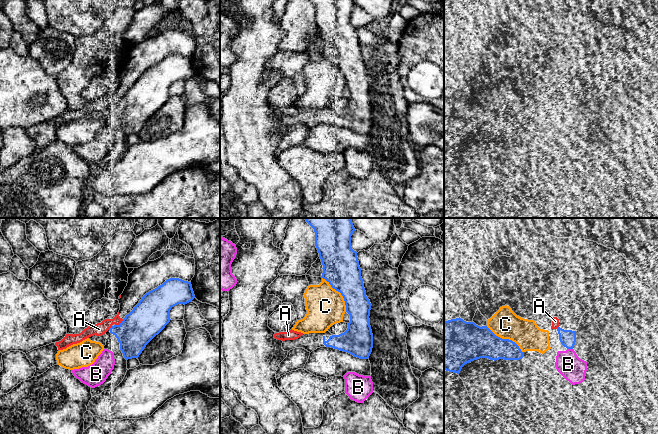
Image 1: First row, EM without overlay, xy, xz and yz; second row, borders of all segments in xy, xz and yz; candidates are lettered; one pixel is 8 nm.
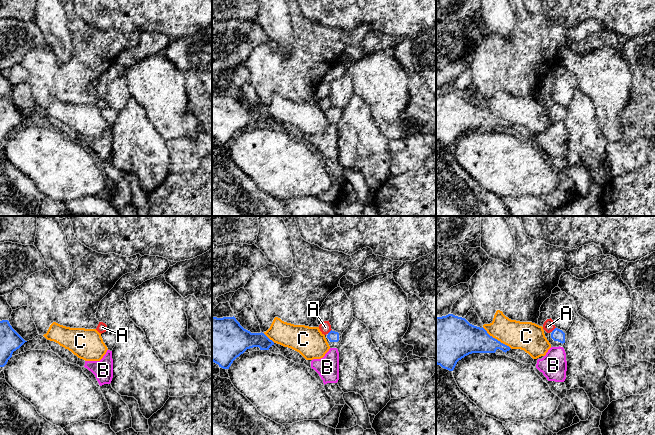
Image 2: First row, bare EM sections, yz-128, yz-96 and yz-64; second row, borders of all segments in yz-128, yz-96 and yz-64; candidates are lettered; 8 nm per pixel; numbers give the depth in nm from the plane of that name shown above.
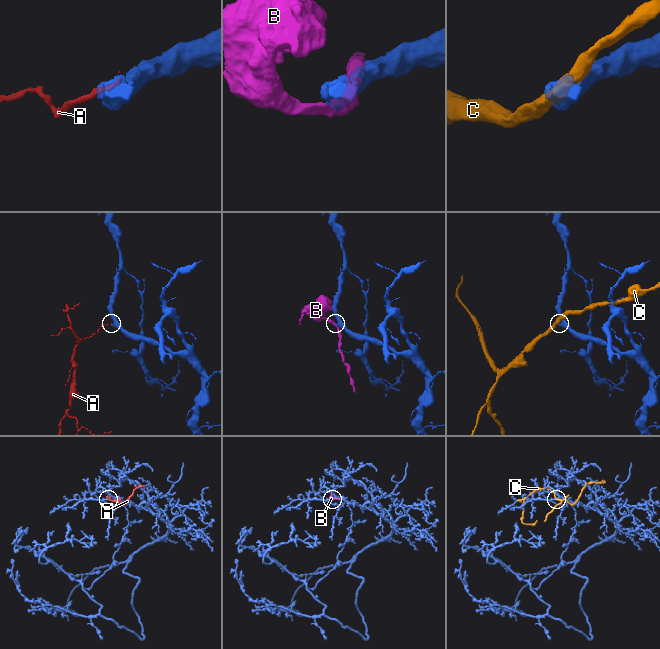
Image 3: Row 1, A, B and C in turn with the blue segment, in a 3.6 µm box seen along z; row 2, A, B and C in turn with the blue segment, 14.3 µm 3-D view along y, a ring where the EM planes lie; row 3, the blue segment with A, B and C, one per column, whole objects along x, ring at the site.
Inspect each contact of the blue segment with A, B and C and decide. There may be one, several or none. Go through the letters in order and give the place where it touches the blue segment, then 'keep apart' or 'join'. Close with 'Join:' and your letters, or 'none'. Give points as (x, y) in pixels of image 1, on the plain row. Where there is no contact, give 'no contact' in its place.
A: xy (120, 99) | keep apart
B: yz (570, 124) | keep apart
C: xz (340, 68) | keep apart
Join: none

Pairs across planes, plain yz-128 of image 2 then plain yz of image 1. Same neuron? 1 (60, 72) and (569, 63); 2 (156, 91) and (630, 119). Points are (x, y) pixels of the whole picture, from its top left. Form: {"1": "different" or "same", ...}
{"1": "different", "2": "different"}

